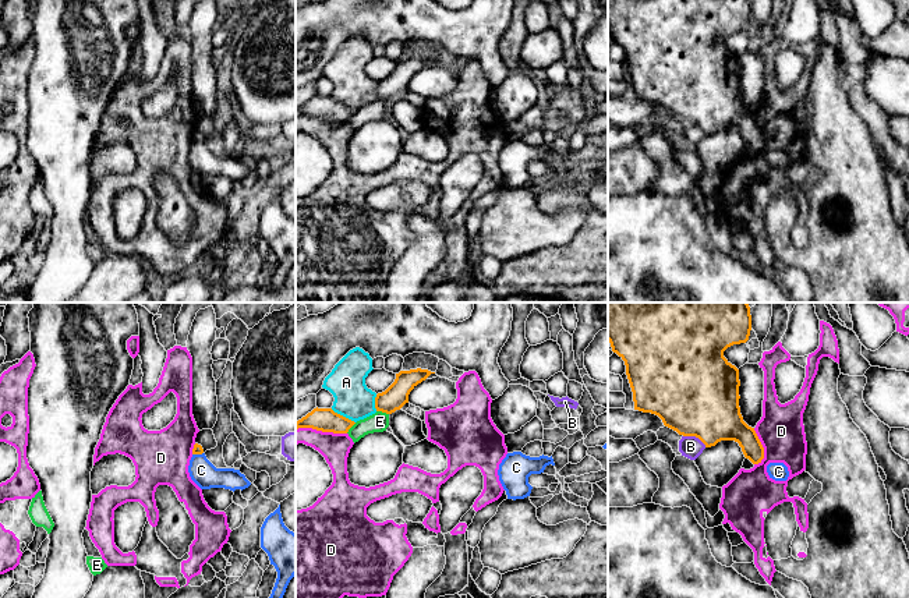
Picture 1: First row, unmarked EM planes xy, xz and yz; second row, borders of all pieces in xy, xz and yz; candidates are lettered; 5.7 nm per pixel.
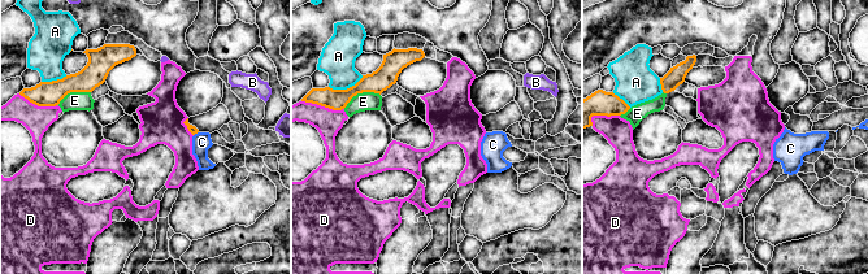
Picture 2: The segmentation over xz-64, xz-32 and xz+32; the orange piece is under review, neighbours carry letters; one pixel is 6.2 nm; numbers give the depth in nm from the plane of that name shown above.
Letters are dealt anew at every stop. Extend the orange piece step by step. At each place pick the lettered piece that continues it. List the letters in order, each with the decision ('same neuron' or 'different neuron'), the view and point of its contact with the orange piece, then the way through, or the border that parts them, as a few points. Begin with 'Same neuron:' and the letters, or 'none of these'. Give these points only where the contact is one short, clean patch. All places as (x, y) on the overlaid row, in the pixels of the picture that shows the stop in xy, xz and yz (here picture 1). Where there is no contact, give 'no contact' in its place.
Same neuron: none of these
A: different neuron; meets orange in xz at (342, 416)
B: different neuron; meets orange in yz at (694, 435)
C: different neuron; meets orange in xy at (197, 453); border along xy (202, 452), (193, 455)
D: different neuron; meets orange in xz at (321, 430)
E: different neuron; meets orange in xz at (382, 411)

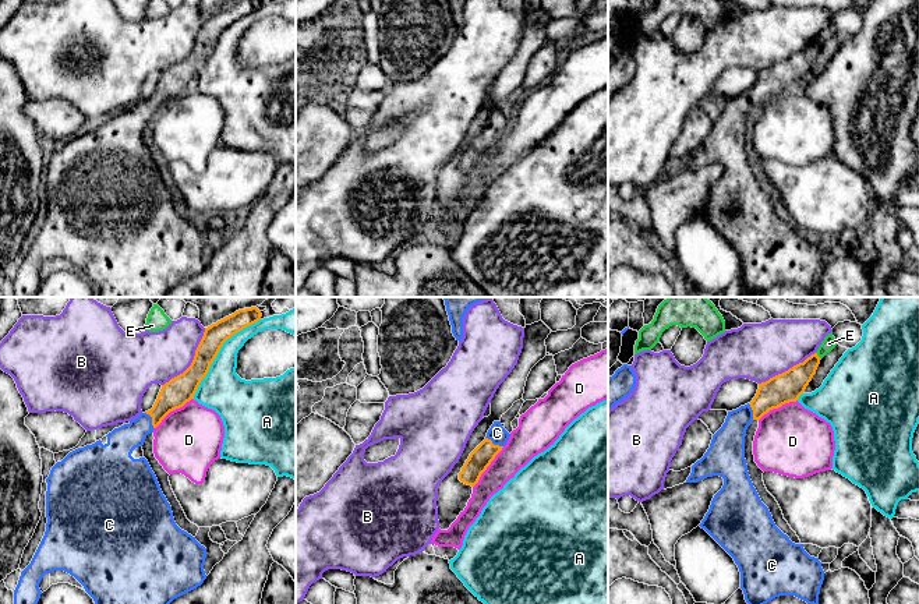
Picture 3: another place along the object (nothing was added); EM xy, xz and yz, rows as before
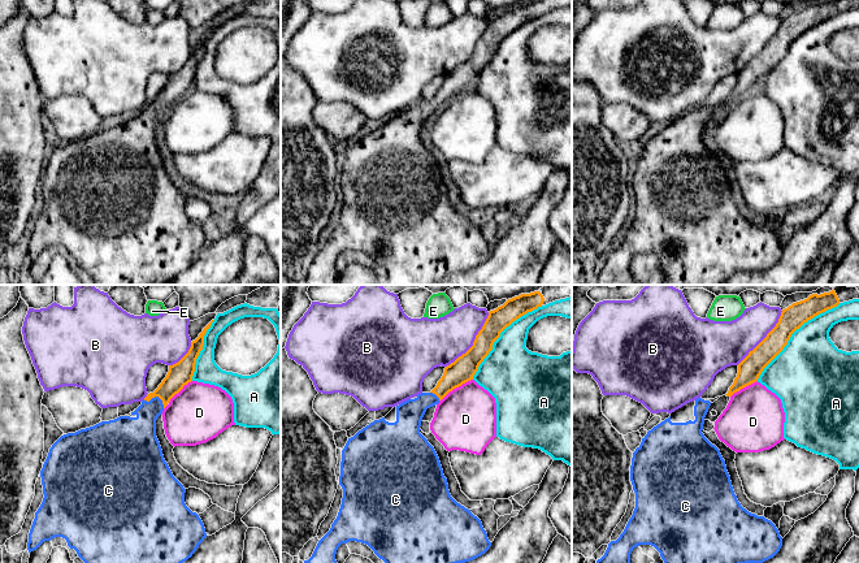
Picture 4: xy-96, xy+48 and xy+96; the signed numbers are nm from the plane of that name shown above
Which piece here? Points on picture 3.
Same neuron: C
A: different neuron; meets orange in xy at (218, 352)
B: different neuron; meets orange in xy at (193, 360)
C: same neuron; meets orange in xz at (492, 444); runs through xz (484, 454), (492, 444), (497, 433)
D: different neuron; meets orange in xz at (487, 466); border along xz (504, 447), (473, 487)
E: different neuron; meets orange in yz at (817, 356)

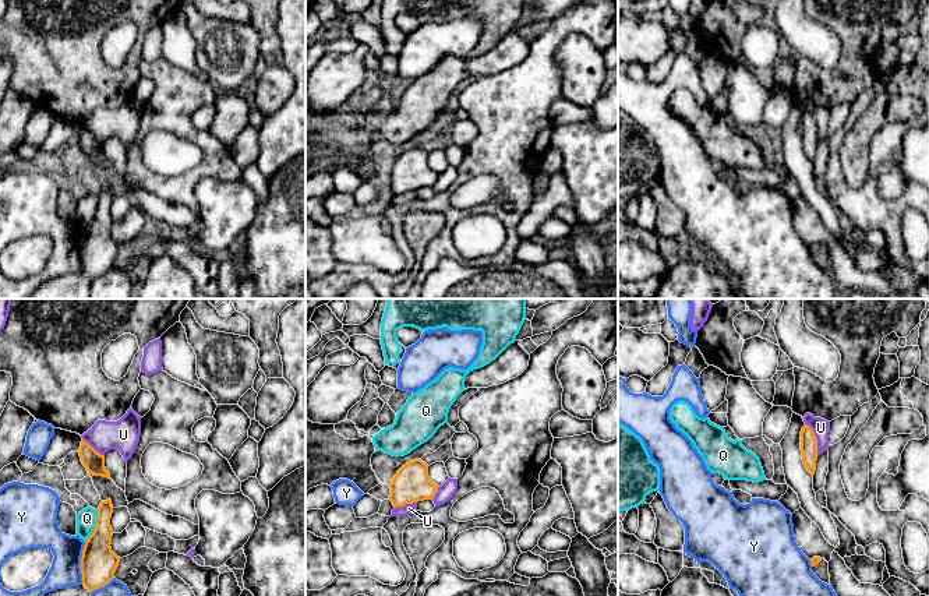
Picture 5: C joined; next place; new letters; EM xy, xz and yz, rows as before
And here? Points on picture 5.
Same neuron: none of these
Q: different neuron; meets orange in xy at (95, 526)
U: different neuron; meets orange in yz at (816, 440)
Y: different neuron; meets orange in xy at (81, 563)

